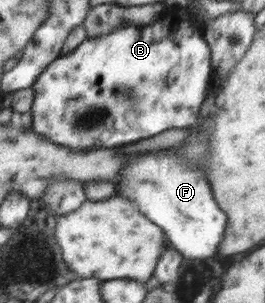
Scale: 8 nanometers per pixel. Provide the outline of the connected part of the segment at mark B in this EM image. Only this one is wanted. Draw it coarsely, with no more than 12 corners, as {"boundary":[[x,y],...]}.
{"boundary":[[194,19],[86,37],[30,129],[83,153],[190,129],[216,73]]}

